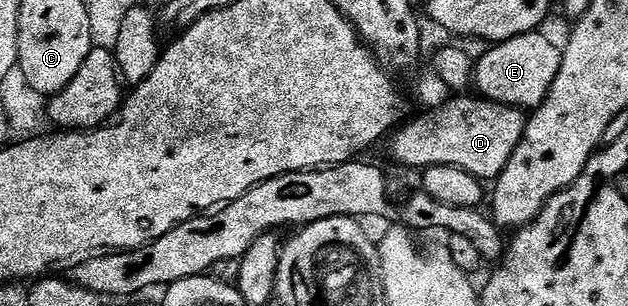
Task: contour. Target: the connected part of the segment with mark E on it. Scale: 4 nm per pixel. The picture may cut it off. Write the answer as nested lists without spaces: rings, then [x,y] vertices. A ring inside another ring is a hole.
[[[542,31],[526,32],[517,38],[500,40],[483,57],[478,57],[473,77],[478,95],[495,104],[508,104],[510,108],[534,110],[541,107],[553,82],[557,78],[560,45],[554,44]]]

